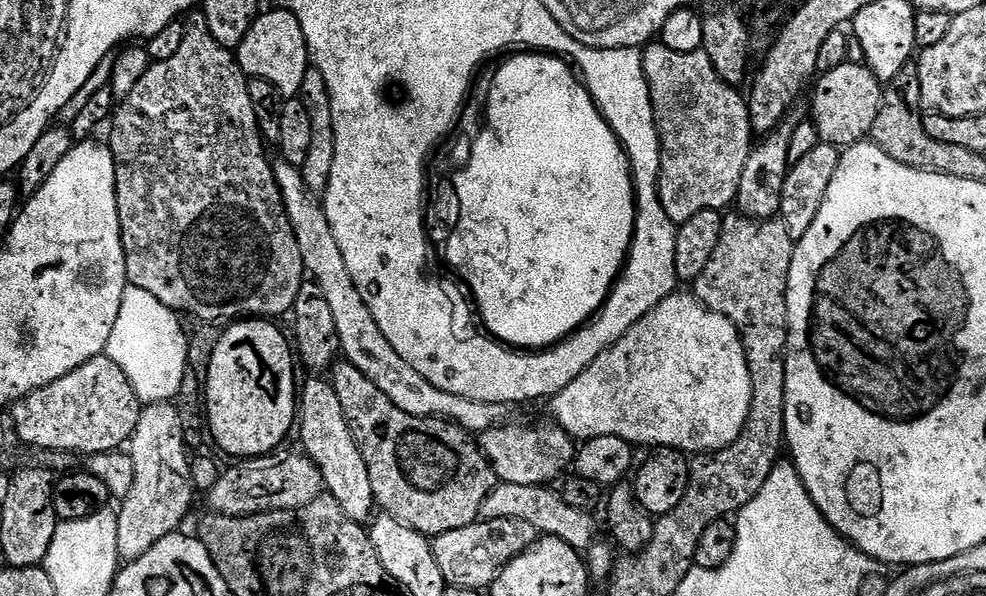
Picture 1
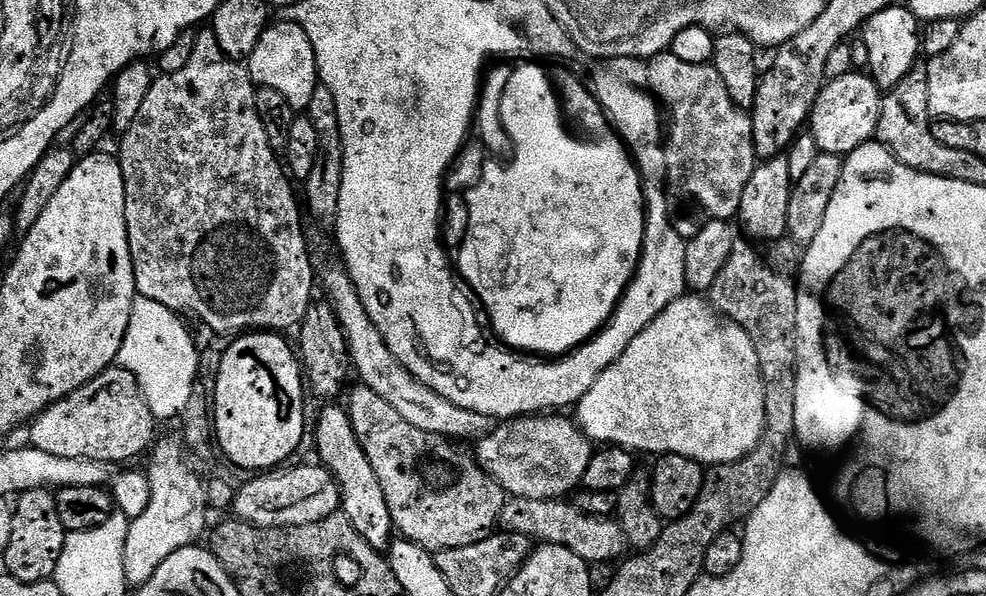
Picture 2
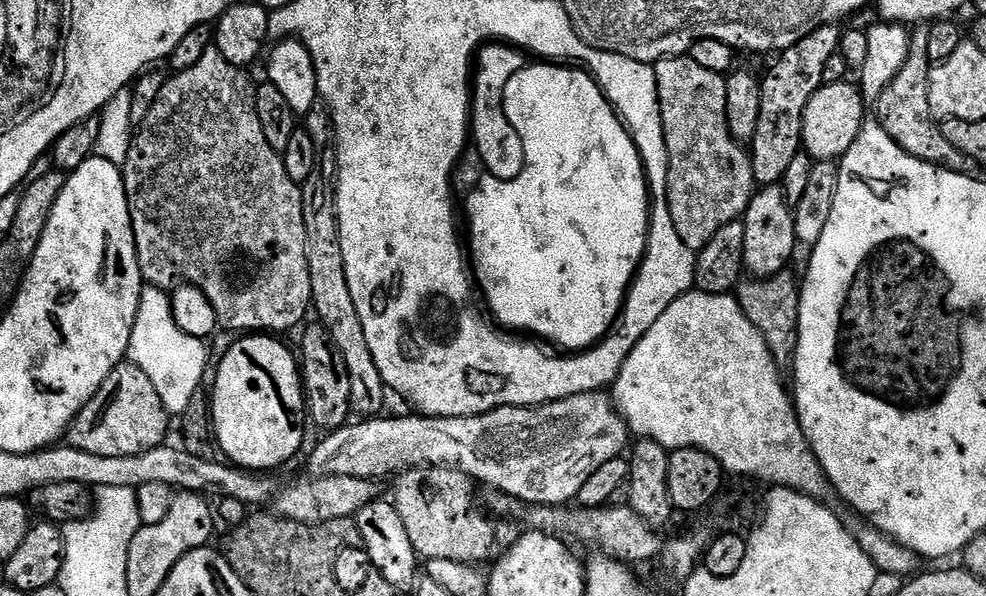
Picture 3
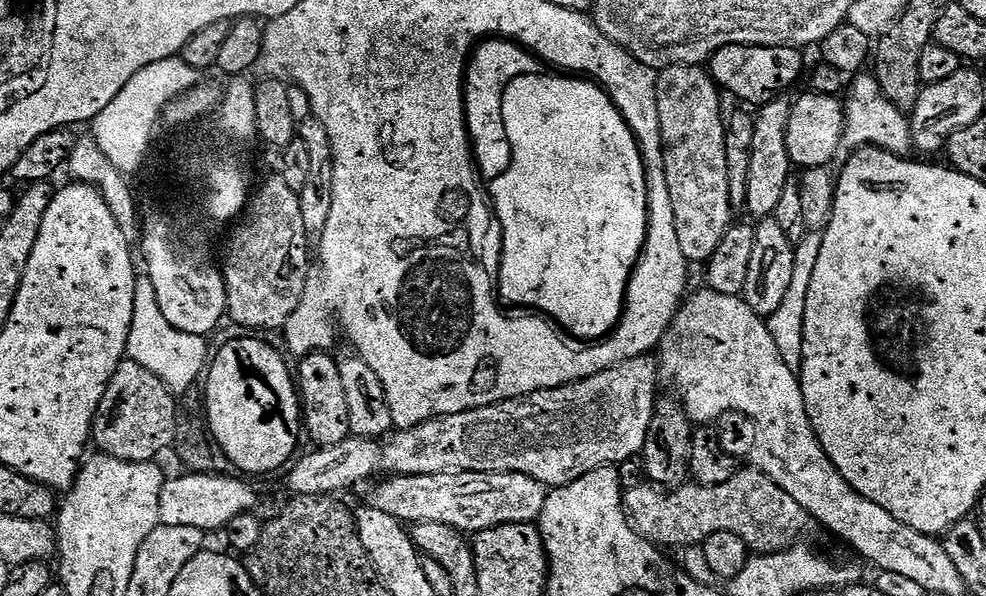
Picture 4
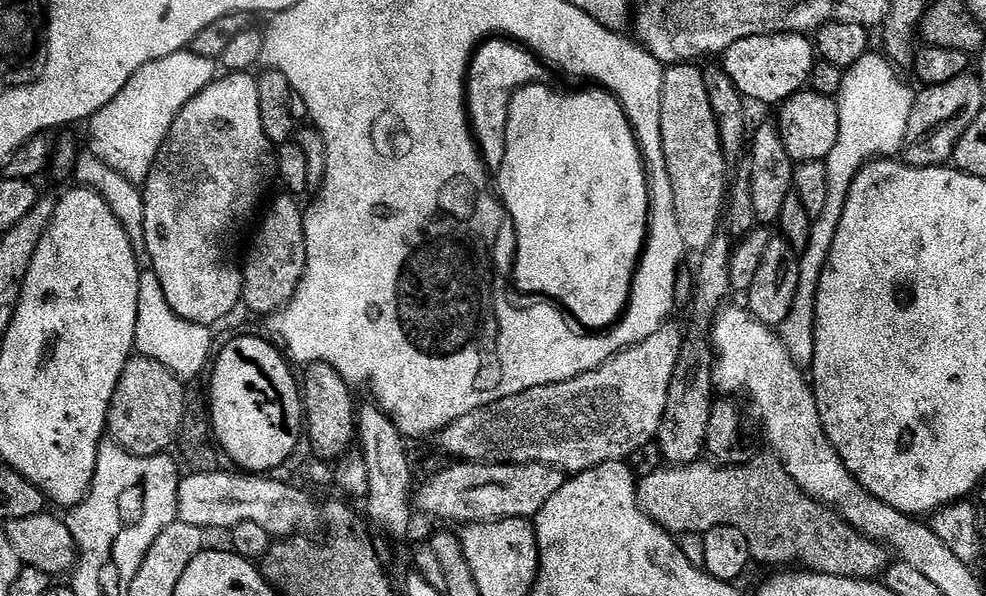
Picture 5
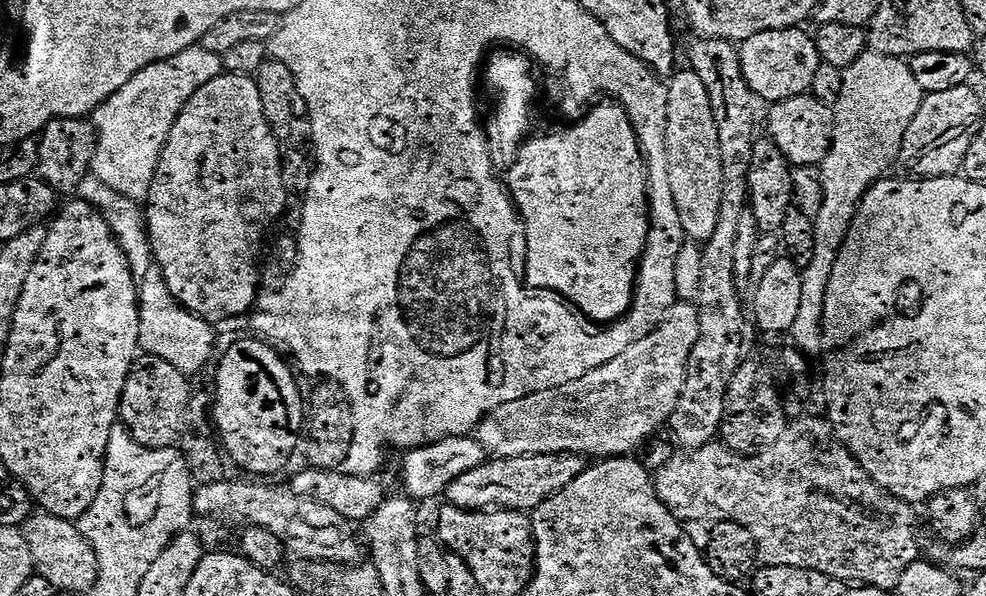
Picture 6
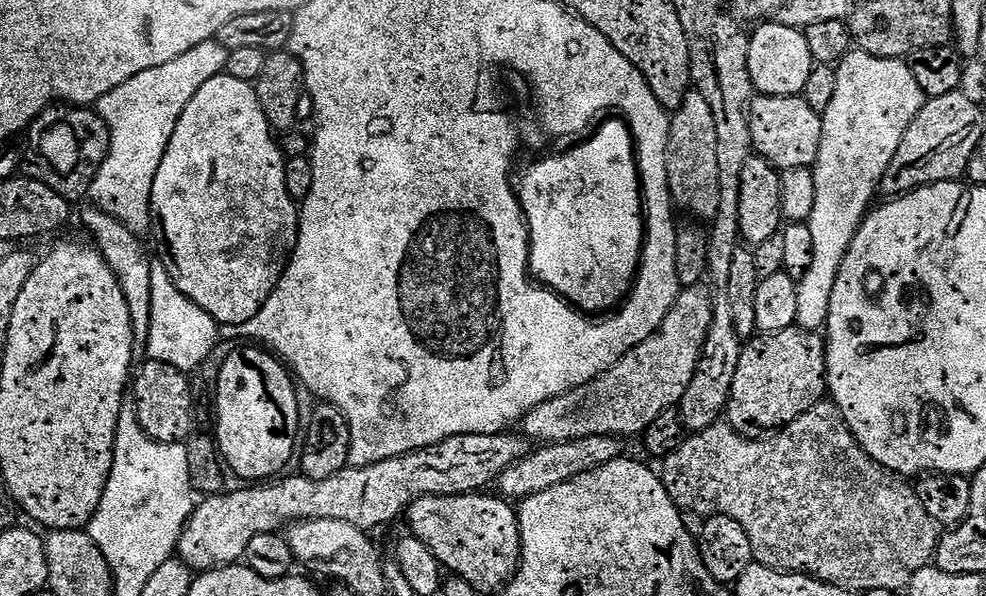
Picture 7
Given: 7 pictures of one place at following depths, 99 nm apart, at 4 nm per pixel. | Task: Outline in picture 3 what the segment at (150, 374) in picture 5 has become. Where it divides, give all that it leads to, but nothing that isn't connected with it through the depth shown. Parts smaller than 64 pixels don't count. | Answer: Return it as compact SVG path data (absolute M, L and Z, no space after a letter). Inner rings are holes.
M125 362L119 364L102 382L102 386L86 402L86 406L72 420L66 433L66 444L69 448L77 448L86 454L94 454L102 458L130 458L134 454L146 454L146 450L154 450L165 443L168 436L170 417L166 406L162 406L162 398L158 398L158 390L154 390L154 382L142 374L137 364Z

